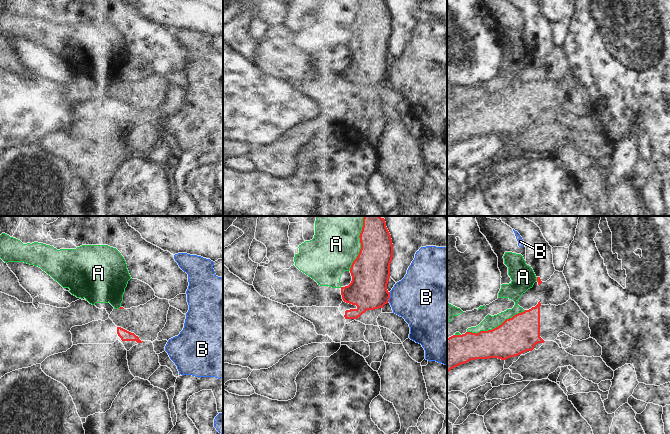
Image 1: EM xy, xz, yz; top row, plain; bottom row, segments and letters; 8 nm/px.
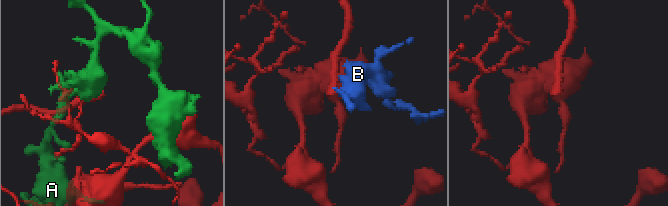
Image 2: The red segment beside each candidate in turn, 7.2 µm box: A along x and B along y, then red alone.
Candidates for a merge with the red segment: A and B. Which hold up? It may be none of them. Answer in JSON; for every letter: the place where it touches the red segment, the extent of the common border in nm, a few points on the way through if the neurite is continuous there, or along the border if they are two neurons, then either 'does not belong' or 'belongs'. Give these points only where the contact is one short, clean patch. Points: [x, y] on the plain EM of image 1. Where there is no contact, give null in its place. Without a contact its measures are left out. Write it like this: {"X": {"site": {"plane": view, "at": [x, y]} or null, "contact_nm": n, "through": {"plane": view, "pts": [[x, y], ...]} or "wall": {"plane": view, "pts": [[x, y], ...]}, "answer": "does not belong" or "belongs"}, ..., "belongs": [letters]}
{"A": {"site": {"plane": "yz", "at": [496, 103]}, "contact_nm": 500, "answer": "does not belong"}, "B": {"site": {"plane": "xz", "at": [389, 73]}, "contact_nm": 80, "wall": {"plane": "xz", "pts": [[390, 68], [388, 77]]}, "answer": "does not belong"}, "belongs": []}

